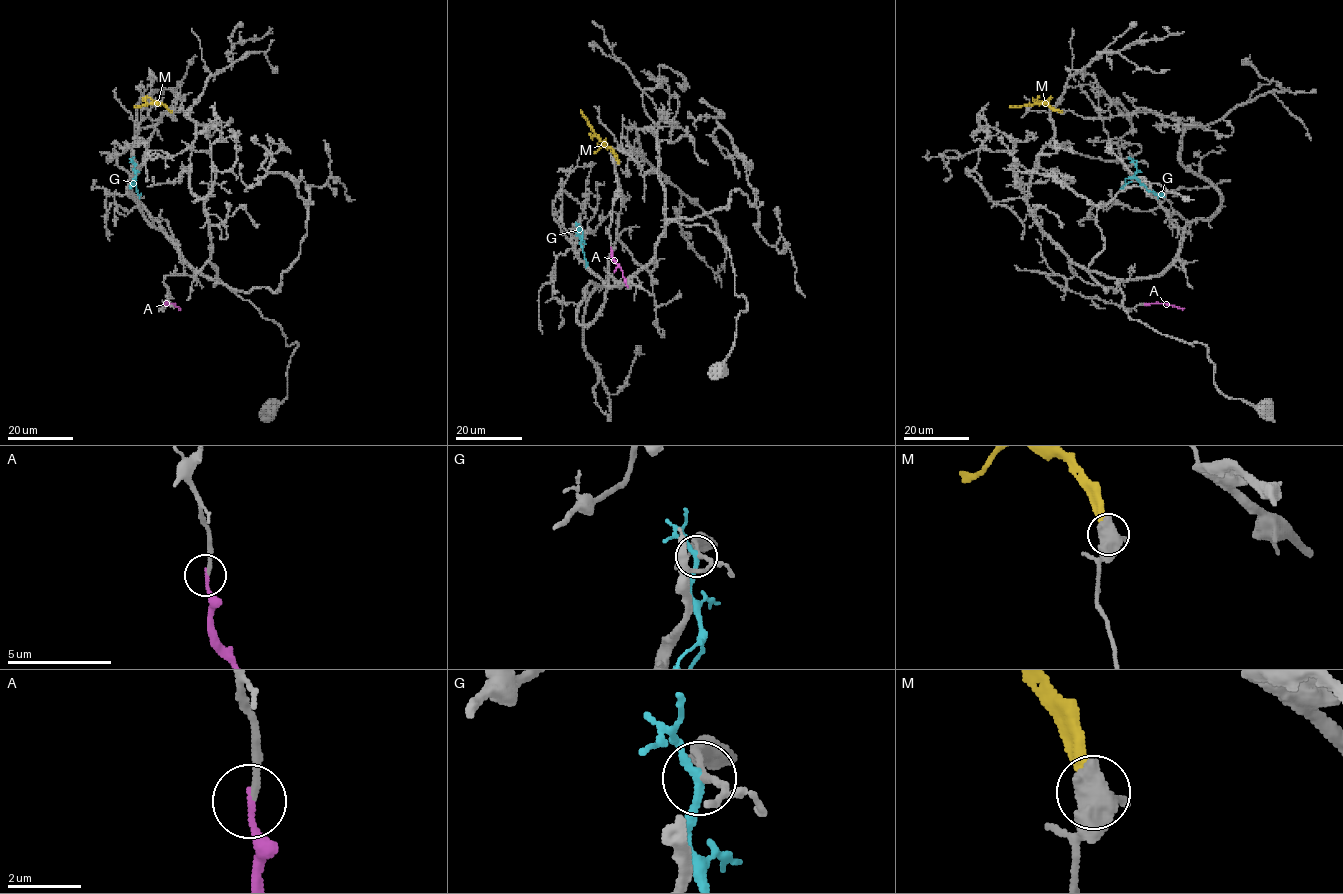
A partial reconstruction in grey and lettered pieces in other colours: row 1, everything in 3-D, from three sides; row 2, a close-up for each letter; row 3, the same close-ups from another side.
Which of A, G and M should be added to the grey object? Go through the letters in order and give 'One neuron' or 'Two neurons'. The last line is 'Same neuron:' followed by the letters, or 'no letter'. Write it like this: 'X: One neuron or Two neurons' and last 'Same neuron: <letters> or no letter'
A: One neuron
G: Two neurons
M: Two neurons
Same neuron: A

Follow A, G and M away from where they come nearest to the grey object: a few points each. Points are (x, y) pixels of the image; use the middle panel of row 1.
A: (610, 247), (611, 257), (620, 267), (628, 287)
G: (581, 238), (586, 266)
M: (618, 161), (580, 110)

